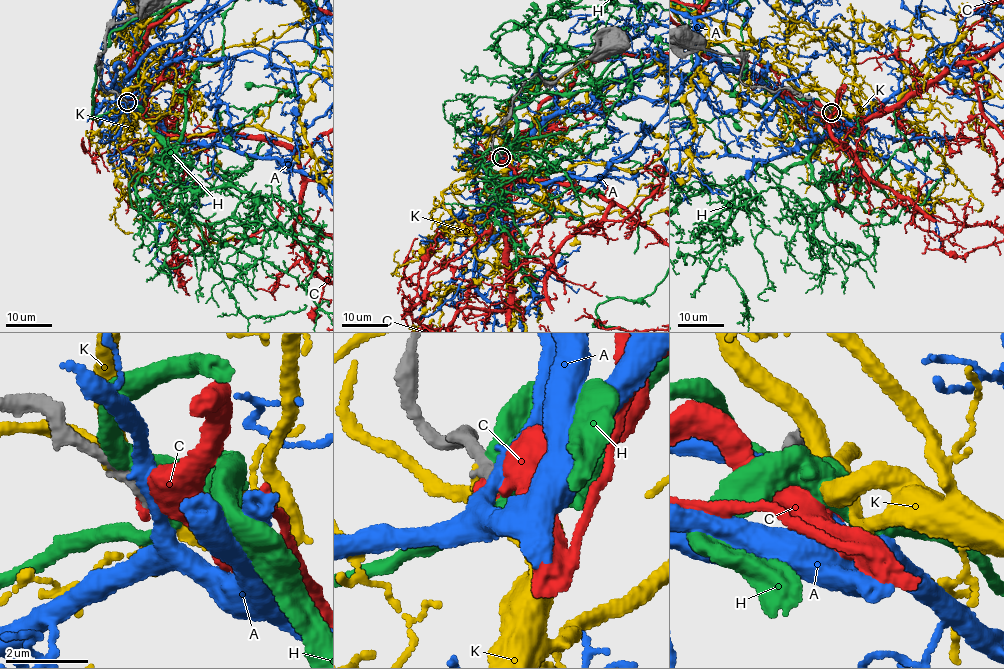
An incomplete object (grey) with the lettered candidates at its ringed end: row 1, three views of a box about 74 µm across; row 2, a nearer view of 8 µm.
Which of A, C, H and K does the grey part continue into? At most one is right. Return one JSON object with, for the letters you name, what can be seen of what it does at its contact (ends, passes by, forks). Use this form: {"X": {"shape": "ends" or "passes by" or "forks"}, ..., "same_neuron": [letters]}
{"C": {"shape": "ends"}, "same_neuron": ["C"]}

